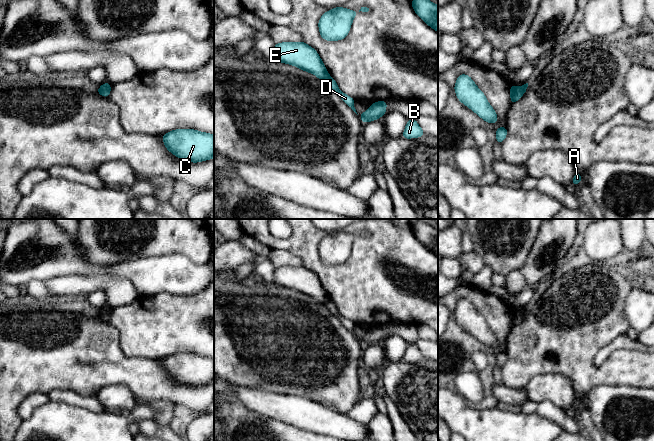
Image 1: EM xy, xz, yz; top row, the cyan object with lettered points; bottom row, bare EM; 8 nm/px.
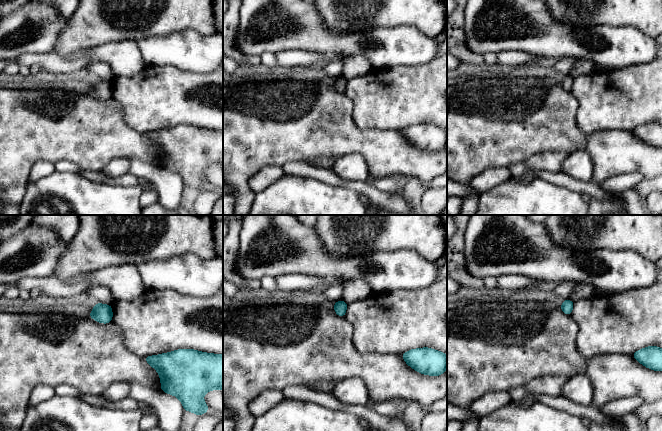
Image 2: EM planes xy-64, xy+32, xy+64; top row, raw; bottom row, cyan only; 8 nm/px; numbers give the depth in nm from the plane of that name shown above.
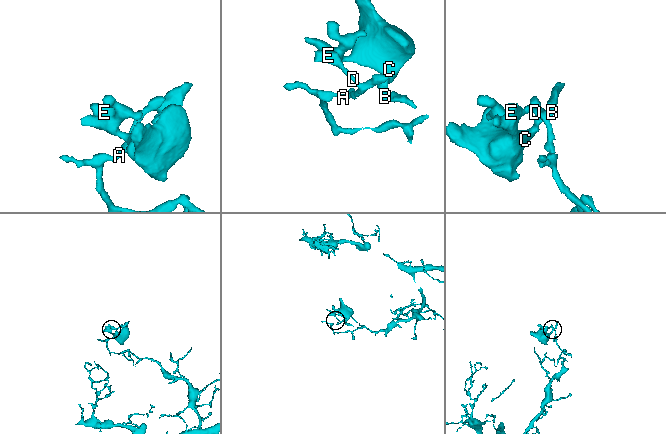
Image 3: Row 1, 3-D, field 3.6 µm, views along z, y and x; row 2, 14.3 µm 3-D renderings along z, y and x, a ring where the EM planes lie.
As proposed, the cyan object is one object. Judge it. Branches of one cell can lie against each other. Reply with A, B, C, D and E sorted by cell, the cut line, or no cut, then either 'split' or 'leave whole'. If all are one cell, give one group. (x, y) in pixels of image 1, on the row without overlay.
groups A D / B C E; cut xz (328, 299), (324, 304); split

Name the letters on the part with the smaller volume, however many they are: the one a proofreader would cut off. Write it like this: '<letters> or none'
B, C, E

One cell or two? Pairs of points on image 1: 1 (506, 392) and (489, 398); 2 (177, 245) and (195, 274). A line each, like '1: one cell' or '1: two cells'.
1: two cells
2: two cells

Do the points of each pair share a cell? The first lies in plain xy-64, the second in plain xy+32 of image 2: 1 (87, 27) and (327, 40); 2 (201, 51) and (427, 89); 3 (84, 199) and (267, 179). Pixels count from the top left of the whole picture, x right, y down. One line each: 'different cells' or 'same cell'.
1: different cells
2: different cells
3: different cells

